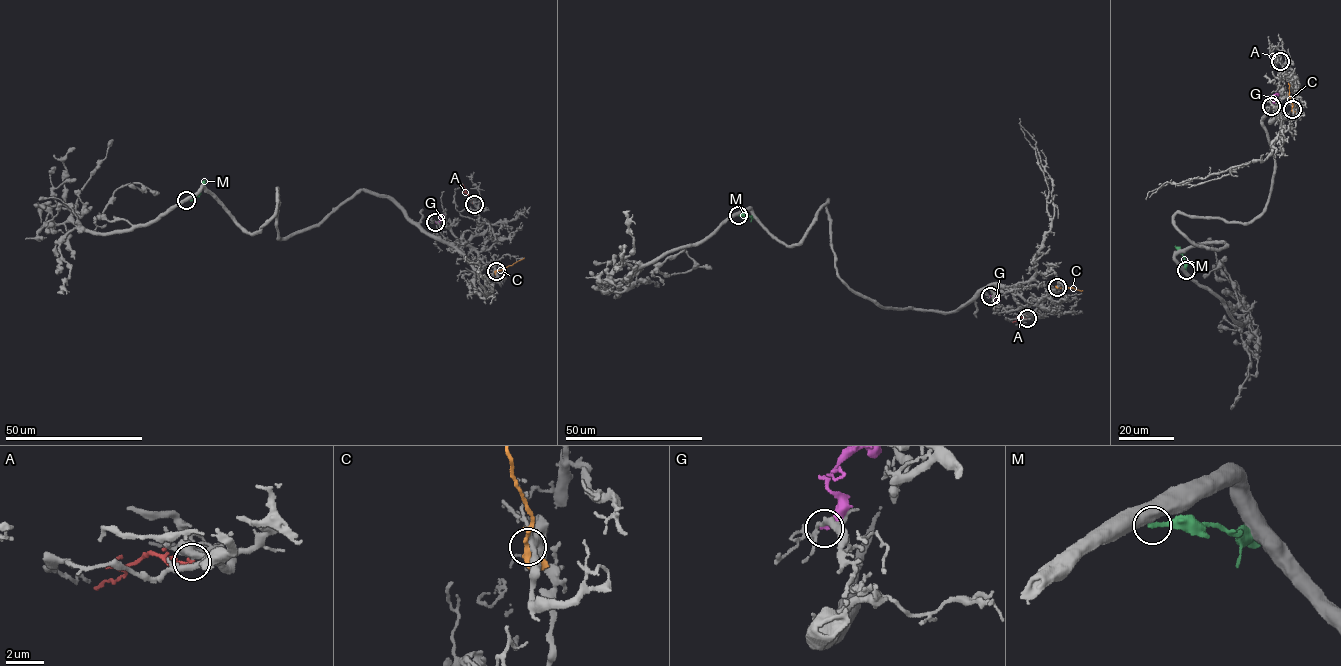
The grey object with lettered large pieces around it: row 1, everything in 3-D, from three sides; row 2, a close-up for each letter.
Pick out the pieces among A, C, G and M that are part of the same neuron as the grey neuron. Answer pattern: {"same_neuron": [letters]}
{"same_neuron": ["A"]}

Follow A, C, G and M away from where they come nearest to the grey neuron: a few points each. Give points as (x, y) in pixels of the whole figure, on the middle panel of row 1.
A: (1027, 318), (1019, 317), (1013, 322)
C: (1057, 287), (1083, 290)
G: (990, 295), (996, 305), (993, 309)
M: (738, 215), (755, 214)

